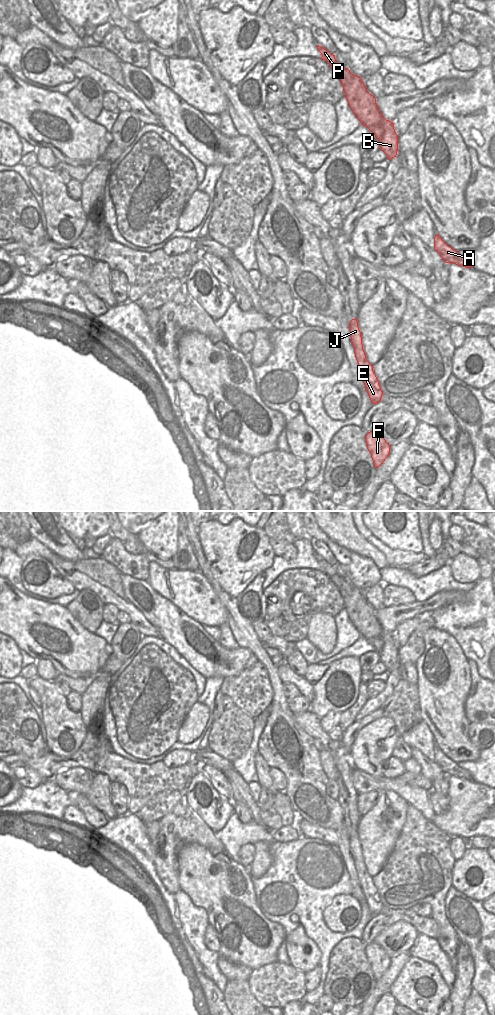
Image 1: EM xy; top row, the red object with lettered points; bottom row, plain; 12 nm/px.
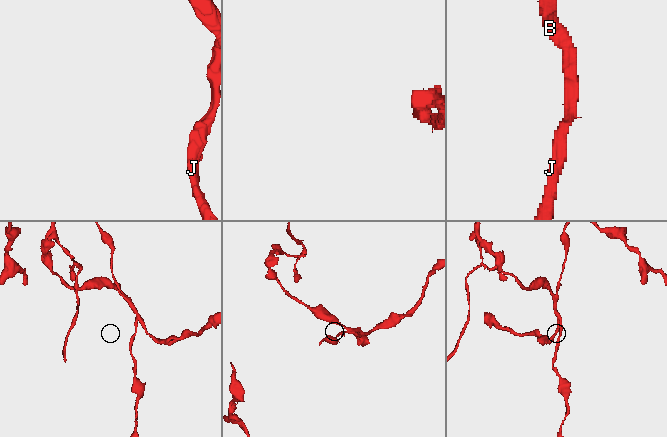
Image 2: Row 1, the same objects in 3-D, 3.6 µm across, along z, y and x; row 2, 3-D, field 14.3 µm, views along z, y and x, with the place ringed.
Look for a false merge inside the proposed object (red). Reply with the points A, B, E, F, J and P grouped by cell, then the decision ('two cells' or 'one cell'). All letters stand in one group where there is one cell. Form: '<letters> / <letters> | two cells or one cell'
A B / E F J P | two cells

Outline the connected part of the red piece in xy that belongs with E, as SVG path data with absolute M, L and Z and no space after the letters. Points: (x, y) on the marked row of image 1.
M352 319L349 323L351 343L354 347L355 358L358 363L358 368L361 372L361 377L365 385L372 404L376 404L381 401L383 392L379 385L379 381L373 372L373 365L370 364L363 350L361 332L358 327L357 319Z

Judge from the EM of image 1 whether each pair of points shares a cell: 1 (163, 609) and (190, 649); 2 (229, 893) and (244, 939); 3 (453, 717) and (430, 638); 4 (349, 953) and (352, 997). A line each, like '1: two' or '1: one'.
1: one
2: one
3: one
4: one

